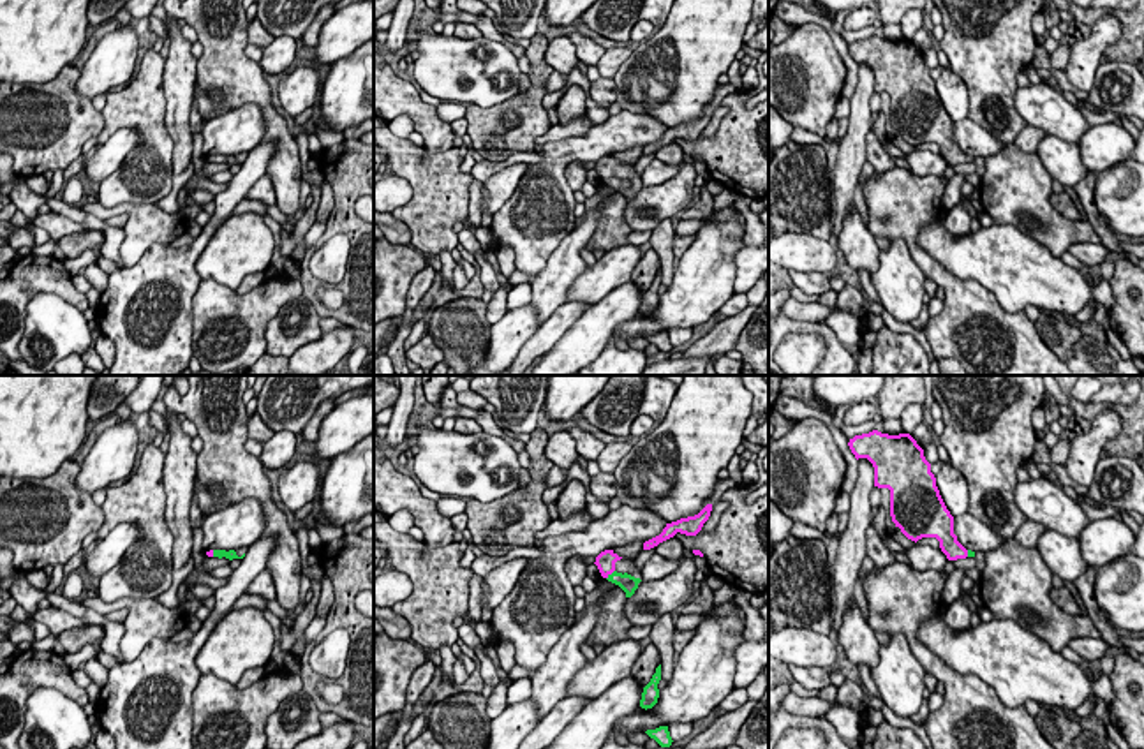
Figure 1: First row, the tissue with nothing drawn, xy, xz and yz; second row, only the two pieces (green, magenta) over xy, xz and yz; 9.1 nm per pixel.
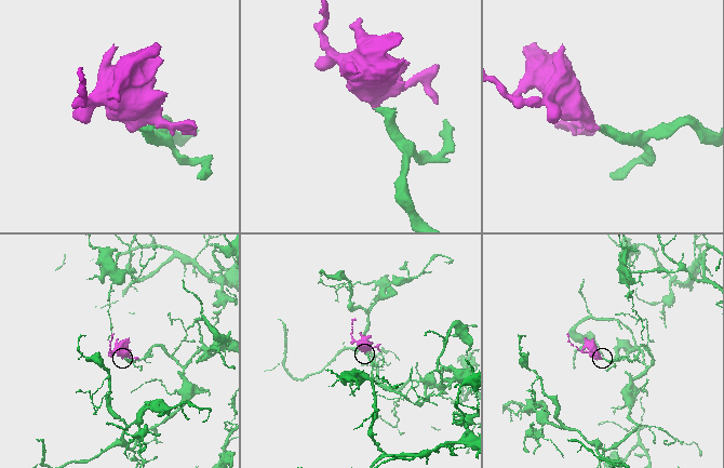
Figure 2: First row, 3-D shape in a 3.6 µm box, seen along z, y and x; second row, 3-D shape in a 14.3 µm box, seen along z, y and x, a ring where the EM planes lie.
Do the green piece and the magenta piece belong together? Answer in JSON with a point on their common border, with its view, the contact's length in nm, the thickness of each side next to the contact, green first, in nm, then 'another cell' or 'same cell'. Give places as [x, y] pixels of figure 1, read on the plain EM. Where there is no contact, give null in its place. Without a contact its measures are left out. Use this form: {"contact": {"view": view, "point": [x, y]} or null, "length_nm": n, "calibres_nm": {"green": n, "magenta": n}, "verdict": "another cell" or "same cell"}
{"contact": {"view": "xz", "point": [610, 180]}, "length_nm": 120, "calibres_nm": {"green": 160, "magenta": 180}, "verdict": "same cell"}

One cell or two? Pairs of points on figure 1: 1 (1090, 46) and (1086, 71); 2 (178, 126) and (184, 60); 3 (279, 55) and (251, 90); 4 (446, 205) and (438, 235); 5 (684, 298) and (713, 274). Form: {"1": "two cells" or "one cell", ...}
{"1": "one cell", "2": "one cell", "3": "two cells", "4": "one cell", "5": "one cell"}

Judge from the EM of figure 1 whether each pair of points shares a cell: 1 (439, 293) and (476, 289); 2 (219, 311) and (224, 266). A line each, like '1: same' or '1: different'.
1: same
2: different

